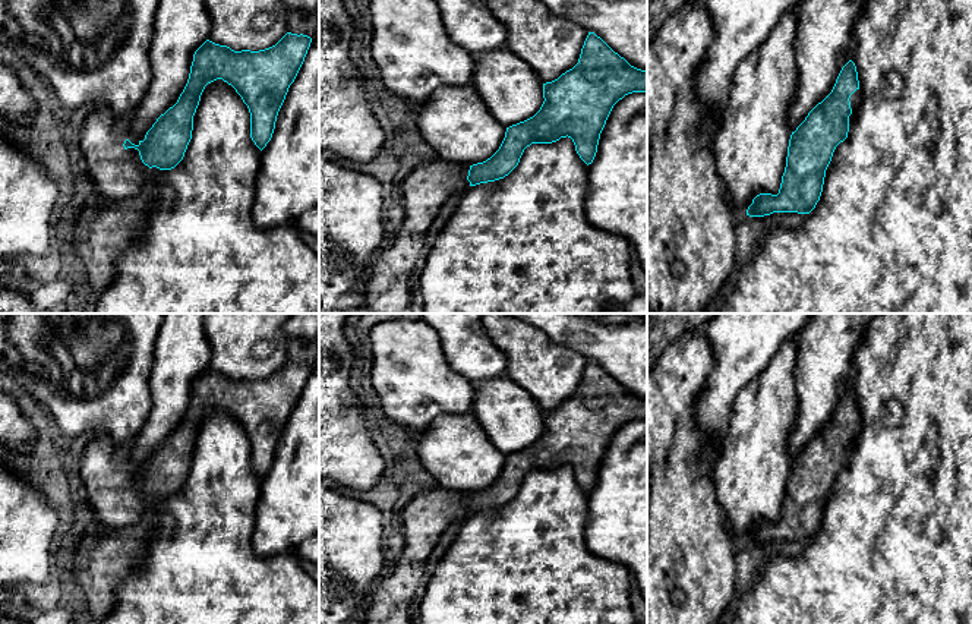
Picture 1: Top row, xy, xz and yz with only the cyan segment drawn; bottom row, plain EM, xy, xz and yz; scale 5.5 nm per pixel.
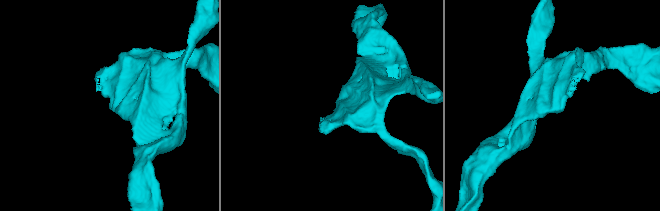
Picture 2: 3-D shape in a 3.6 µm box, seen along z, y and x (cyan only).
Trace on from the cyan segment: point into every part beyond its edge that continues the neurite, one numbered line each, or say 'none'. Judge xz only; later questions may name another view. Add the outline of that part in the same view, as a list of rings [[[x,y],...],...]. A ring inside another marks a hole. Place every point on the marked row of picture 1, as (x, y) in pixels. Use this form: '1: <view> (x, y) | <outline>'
1: xz (388, 289) | [[[439,160],[410,173],[395,195],[404,208],[401,227],[378,252],[363,305],[375,313],[407,313],[413,294],[414,265],[426,245],[427,231],[446,199],[470,187],[470,166]]]

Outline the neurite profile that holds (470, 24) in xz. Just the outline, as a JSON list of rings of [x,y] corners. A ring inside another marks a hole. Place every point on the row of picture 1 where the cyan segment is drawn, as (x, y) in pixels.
[[[433,0],[449,40],[476,54],[499,51],[506,45],[506,31],[485,0]]]

